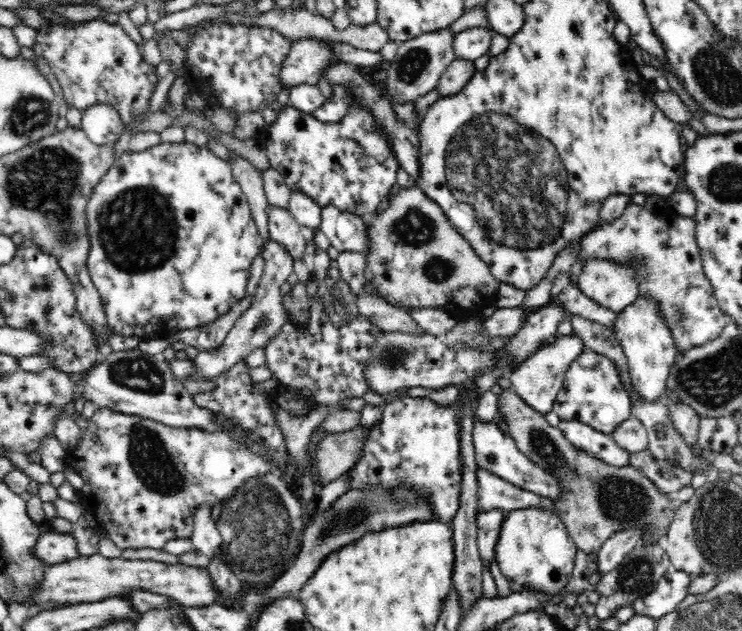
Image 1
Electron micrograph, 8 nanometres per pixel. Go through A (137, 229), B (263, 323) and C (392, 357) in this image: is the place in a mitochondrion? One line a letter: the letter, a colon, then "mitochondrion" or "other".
A: mitochondrion
B: mitochondrion
C: mitochondrion

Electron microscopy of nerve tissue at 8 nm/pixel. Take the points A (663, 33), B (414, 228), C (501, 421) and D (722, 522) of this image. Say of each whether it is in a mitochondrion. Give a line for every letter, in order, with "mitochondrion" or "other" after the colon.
A: other
B: mitochondrion
C: other
D: mitochondrion

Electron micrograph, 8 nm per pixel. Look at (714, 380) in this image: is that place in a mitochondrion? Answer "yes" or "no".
yes

